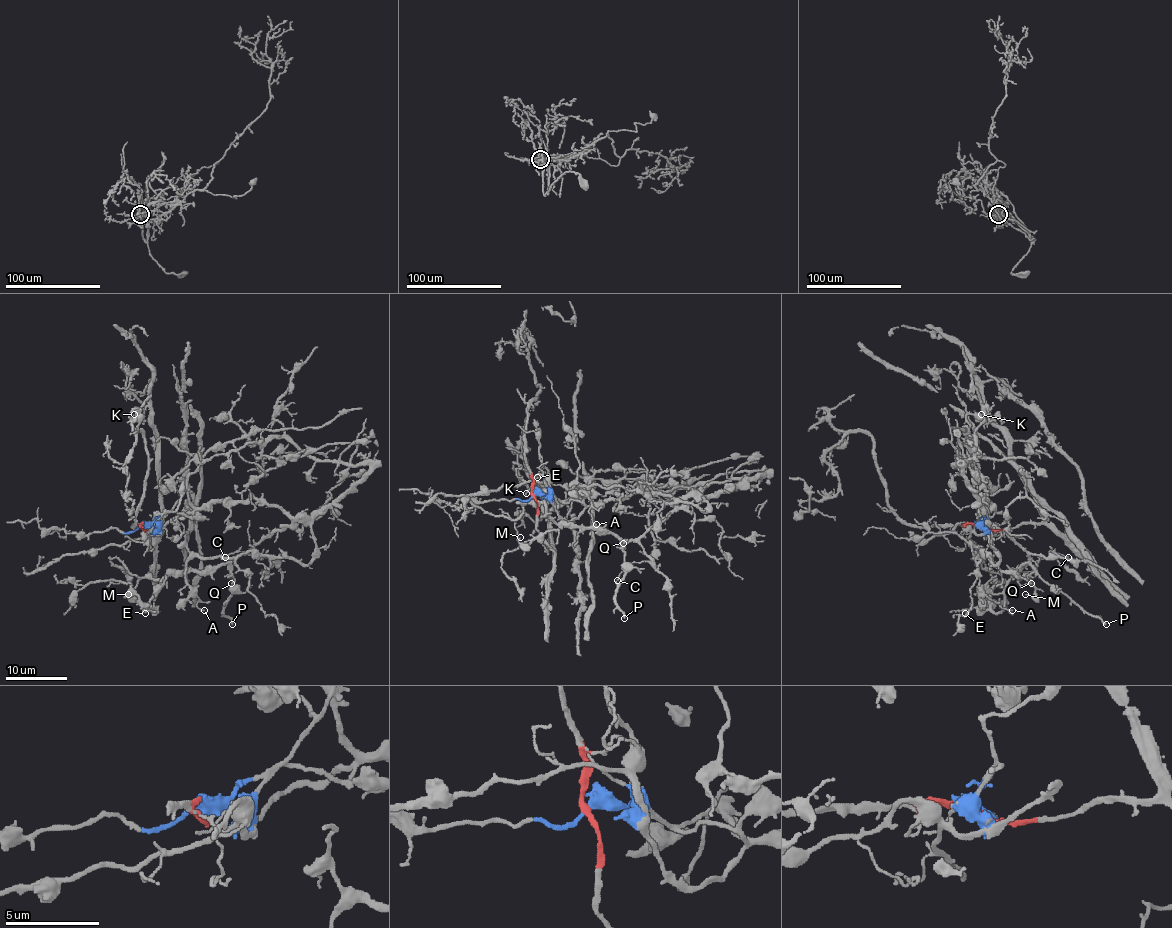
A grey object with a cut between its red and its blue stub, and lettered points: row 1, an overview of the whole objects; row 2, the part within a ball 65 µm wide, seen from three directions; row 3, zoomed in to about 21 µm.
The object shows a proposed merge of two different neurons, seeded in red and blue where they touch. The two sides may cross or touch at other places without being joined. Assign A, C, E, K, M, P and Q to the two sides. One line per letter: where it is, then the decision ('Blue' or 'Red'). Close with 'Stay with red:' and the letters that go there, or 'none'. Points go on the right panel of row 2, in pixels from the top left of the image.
A: Place: (1012, 610). Blue
C: Place: (1068, 557). Blue
E: Place: (965, 613). Blue
K: Place: (981, 414). Red
M: Place: (1025, 594). Blue
P: Place: (1106, 624). Blue
Q: Place: (1031, 583). Blue
Stay with red: K

